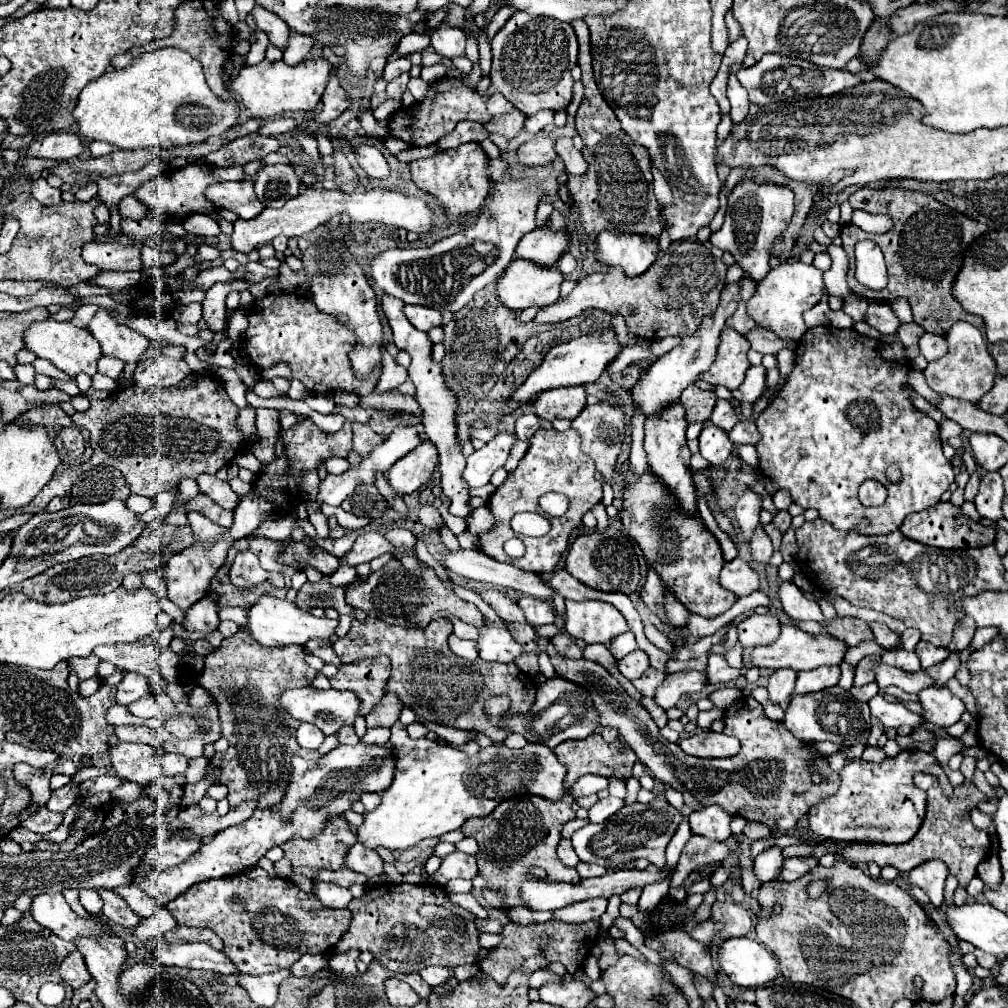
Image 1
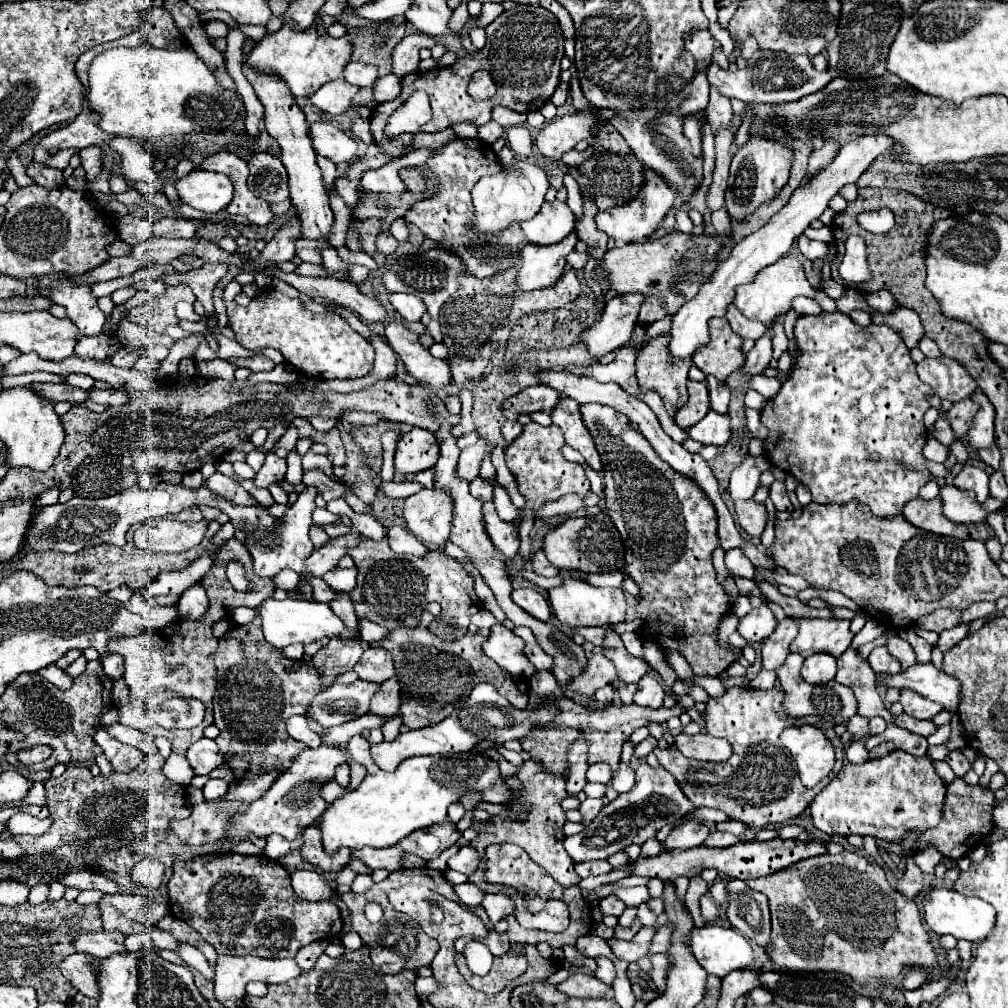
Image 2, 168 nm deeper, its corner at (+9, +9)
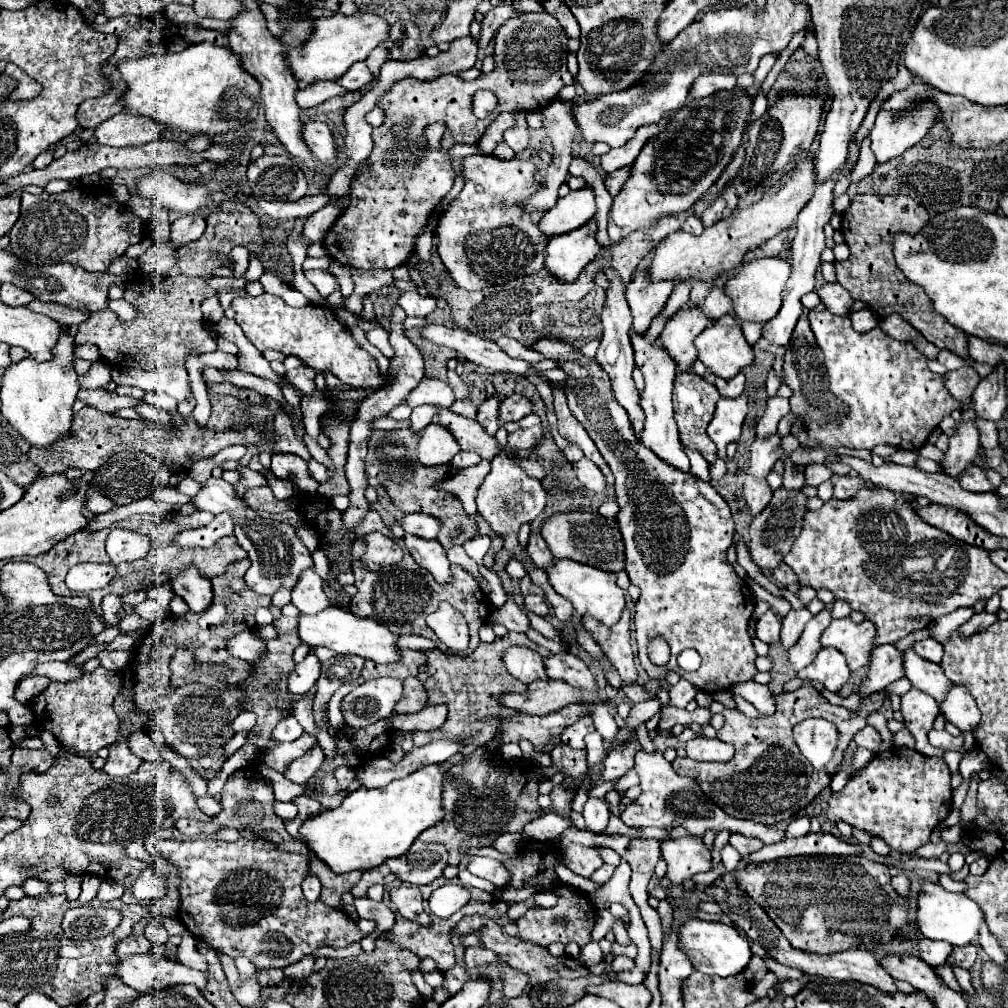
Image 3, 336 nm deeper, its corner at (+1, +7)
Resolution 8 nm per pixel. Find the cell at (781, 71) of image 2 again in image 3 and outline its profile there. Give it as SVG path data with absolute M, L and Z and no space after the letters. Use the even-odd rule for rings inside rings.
M707 72L707 74L699 76L699 80L693 84L691 96L703 98L703 96L711 96L719 90L731 90L731 88L735 88L735 76L733 74Z

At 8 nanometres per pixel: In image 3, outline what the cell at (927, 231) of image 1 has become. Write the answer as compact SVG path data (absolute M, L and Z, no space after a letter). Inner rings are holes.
M855 196L851 206L843 212L841 232L847 246L851 248L851 256L845 262L835 262L837 282L847 288L855 300L867 302L879 318L897 312L937 348L951 350L961 356L967 366L975 366L977 362L967 354L967 334L959 332L959 328L953 328L947 320L943 320L943 316L935 312L931 300L927 300L923 288L909 284L895 264L893 236L897 232L919 232L929 220L931 214L927 208L907 196Z

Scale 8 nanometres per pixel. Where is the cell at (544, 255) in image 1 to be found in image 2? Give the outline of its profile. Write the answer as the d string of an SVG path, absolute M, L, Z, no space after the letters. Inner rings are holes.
M545 202L539 214L521 224L527 242L547 246L561 242L575 228L575 214L567 206L567 202Z

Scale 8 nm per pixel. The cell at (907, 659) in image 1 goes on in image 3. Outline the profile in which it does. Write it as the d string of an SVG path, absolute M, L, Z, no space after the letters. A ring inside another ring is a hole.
M891 644L877 646L871 654L869 674L859 686L861 696L869 696L873 692L883 690L887 684L903 678L903 652L895 650Z

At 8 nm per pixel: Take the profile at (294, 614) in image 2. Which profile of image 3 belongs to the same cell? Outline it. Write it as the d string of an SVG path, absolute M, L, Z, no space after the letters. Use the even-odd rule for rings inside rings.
M331 606L315 616L301 614L297 632L299 632L301 642L307 646L325 646L325 648L335 650L337 654L357 654L357 656L363 656L367 660L375 660L381 664L399 660L399 654L395 648L397 636L387 626L383 626L371 618L359 618L345 608Z

